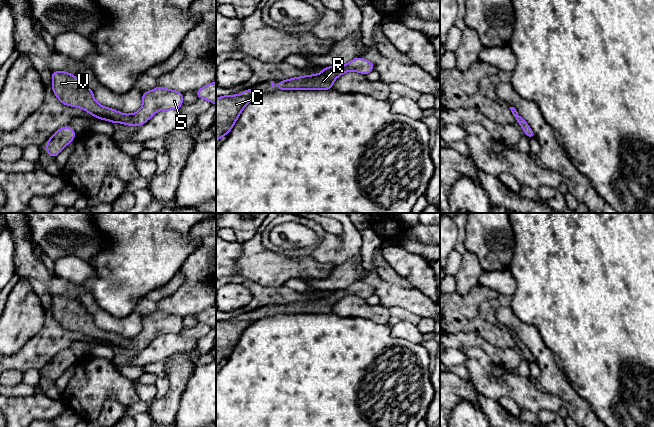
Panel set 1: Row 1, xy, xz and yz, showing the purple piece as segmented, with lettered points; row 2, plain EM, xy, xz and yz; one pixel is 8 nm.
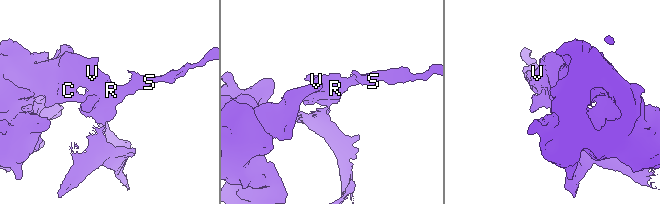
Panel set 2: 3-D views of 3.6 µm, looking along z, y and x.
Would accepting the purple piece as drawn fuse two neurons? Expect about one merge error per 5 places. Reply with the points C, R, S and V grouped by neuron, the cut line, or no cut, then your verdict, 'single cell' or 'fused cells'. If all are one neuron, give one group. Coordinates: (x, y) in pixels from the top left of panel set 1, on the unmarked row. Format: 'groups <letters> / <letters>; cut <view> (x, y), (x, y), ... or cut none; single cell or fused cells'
groups C R S V; cut none; single cell

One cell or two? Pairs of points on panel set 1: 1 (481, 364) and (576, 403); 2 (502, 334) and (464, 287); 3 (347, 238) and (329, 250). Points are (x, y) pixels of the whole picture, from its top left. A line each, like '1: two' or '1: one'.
1: two
2: two
3: one

